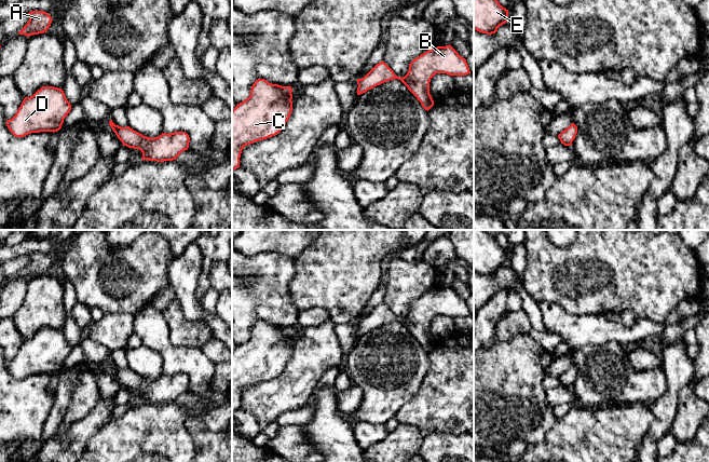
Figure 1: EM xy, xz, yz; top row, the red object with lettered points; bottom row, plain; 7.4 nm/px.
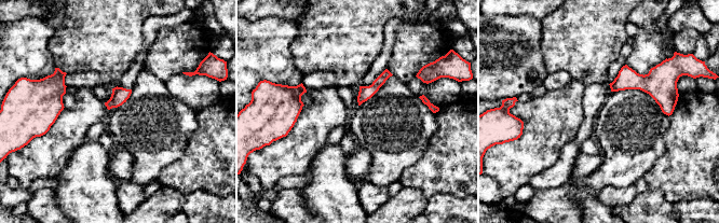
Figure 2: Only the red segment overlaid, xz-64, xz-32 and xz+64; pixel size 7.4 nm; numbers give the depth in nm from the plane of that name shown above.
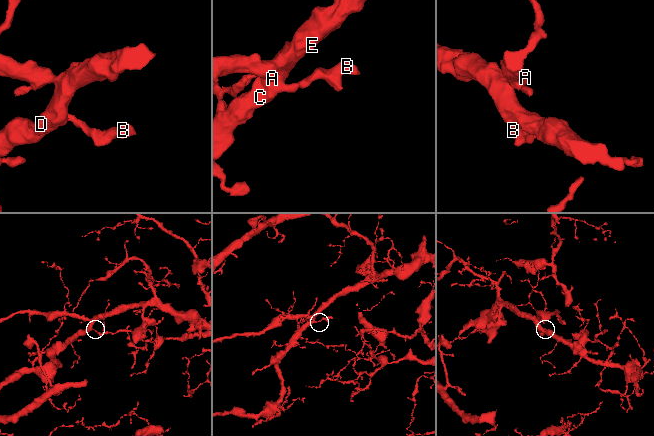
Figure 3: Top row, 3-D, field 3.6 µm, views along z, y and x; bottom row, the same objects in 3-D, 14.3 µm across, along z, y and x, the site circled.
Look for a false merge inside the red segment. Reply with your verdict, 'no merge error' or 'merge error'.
merge error

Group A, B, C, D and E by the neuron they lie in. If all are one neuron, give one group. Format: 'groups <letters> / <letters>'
groups A C D E / B

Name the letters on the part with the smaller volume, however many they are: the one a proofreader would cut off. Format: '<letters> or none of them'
B

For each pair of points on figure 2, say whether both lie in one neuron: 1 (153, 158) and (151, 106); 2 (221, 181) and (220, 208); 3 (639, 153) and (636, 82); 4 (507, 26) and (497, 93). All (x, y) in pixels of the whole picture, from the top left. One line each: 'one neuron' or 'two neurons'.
1: one neuron
2: two neurons
3: one neuron
4: one neuron

